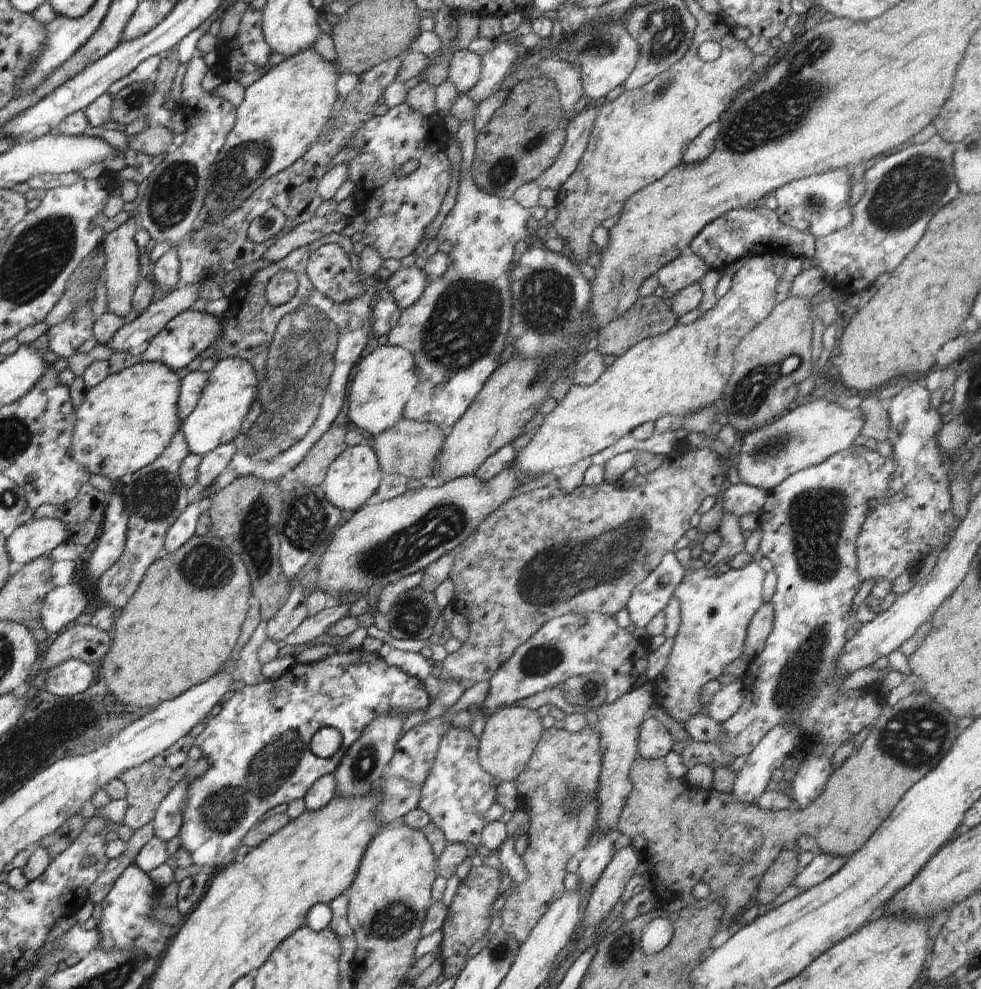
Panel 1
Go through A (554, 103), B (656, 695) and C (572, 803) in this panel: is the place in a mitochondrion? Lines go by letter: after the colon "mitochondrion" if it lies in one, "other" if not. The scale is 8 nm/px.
A: other
B: other
C: mitochondrion

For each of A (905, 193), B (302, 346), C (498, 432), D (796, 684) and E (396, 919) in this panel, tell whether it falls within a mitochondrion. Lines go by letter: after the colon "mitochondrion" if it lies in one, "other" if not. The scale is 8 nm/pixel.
A: mitochondrion
B: mitochondrion
C: other
D: mitochondrion
E: mitochondrion

